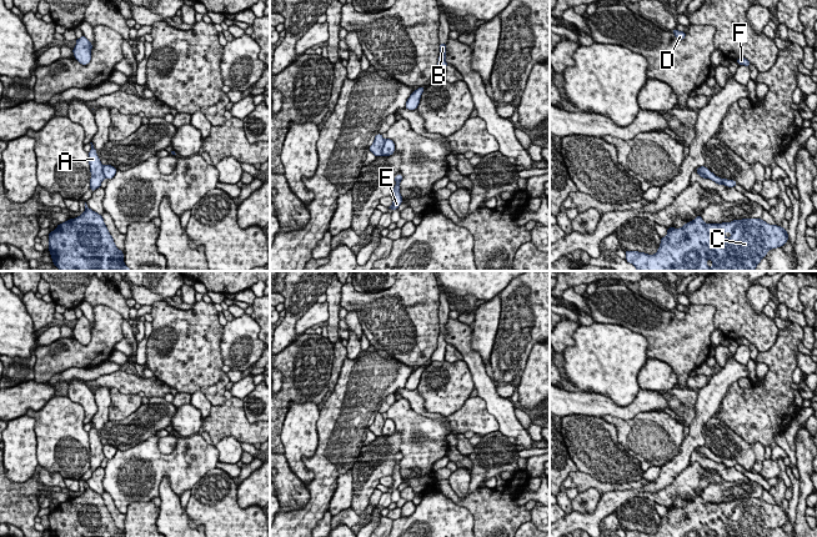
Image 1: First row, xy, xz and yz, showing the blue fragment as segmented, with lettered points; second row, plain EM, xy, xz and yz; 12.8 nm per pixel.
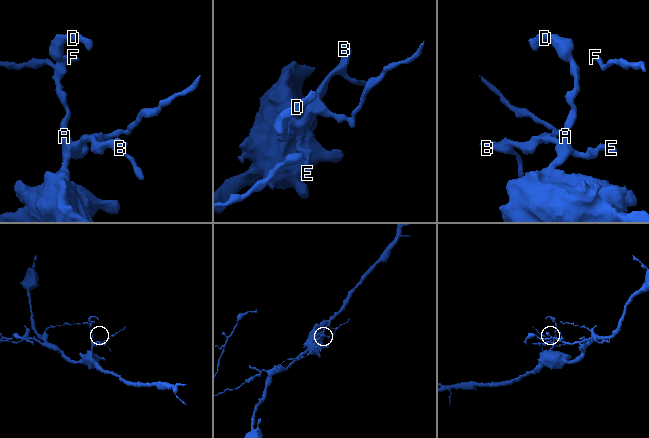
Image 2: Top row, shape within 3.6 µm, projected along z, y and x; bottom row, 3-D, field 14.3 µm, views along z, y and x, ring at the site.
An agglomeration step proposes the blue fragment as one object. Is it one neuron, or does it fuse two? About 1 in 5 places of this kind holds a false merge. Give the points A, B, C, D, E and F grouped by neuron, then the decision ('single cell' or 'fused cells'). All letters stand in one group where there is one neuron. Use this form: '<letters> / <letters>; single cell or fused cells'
A C D F / B E; fused cells

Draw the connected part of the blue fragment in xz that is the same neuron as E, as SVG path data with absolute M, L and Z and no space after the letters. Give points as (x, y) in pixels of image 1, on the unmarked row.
M399 453L399 455L395 456L396 465L395 465L395 467L394 467L394 475L392 475L394 482L392 482L392 485L389 487L389 488L391 488L392 491L394 491L394 490L397 490L399 486L402 483L402 476L401 476L401 473L400 473L400 461L402 460L402 457L404 457L404 456L402 456L401 453Z

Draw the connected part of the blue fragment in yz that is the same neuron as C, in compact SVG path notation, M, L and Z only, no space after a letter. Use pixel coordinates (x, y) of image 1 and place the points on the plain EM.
M701 495L681 508L668 507L667 516L661 517L658 531L648 535L625 530L626 537L766 537L771 528L782 527L788 521L787 511L777 505L770 505L761 498L742 498L722 503L705 503Z

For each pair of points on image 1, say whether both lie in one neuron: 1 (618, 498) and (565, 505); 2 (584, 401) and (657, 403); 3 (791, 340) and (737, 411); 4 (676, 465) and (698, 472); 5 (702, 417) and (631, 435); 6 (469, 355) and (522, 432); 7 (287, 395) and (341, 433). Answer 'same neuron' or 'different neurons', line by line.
1: different neurons
2: same neuron
3: same neuron
4: different neurons
5: different neurons
6: same neuron
7: different neurons

